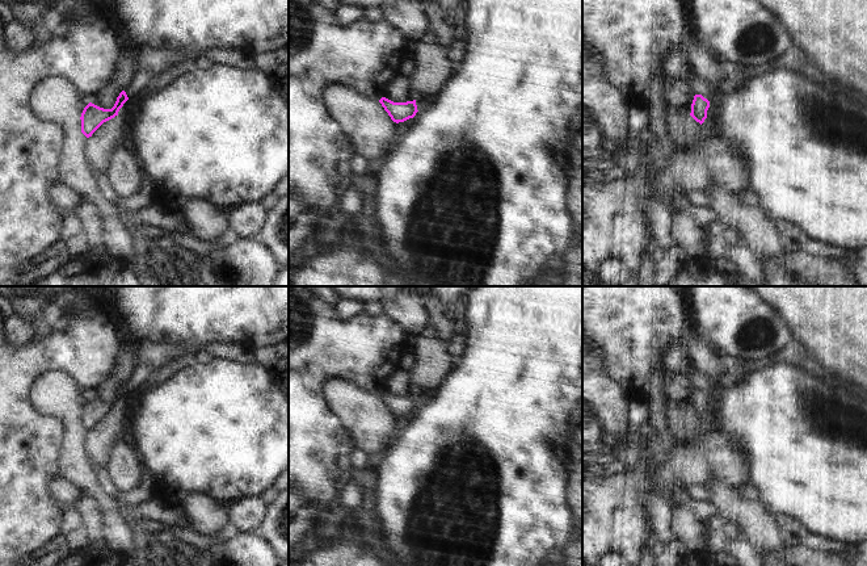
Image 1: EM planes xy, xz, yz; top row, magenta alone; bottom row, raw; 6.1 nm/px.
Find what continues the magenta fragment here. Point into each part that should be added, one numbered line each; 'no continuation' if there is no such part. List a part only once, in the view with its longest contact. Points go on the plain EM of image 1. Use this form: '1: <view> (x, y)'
no continuation

